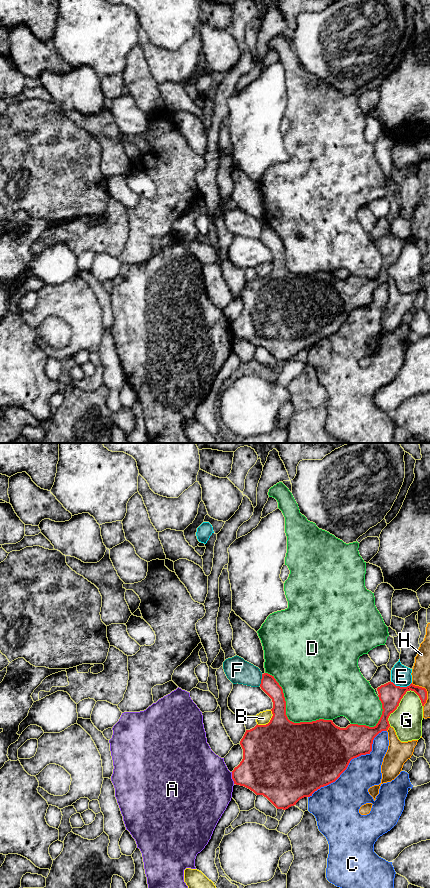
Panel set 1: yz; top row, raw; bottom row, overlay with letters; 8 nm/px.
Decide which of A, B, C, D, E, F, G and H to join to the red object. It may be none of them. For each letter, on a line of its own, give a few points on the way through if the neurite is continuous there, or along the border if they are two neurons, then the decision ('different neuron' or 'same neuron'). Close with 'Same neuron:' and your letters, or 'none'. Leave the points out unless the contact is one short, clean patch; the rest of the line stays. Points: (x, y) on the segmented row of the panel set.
A: different neuron
B: different neuron
C: different neuron
D: different neuron
E: different neuron
F: along yz (262, 674), (259, 685) | different neuron
G: different neuron
H: different neuron
Same neuron: none

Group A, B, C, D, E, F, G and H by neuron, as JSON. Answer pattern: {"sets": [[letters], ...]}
{"sets": [["A"], ["B"], ["C"], ["D"], ["E"], ["F"], ["G"], ["H"]]}

